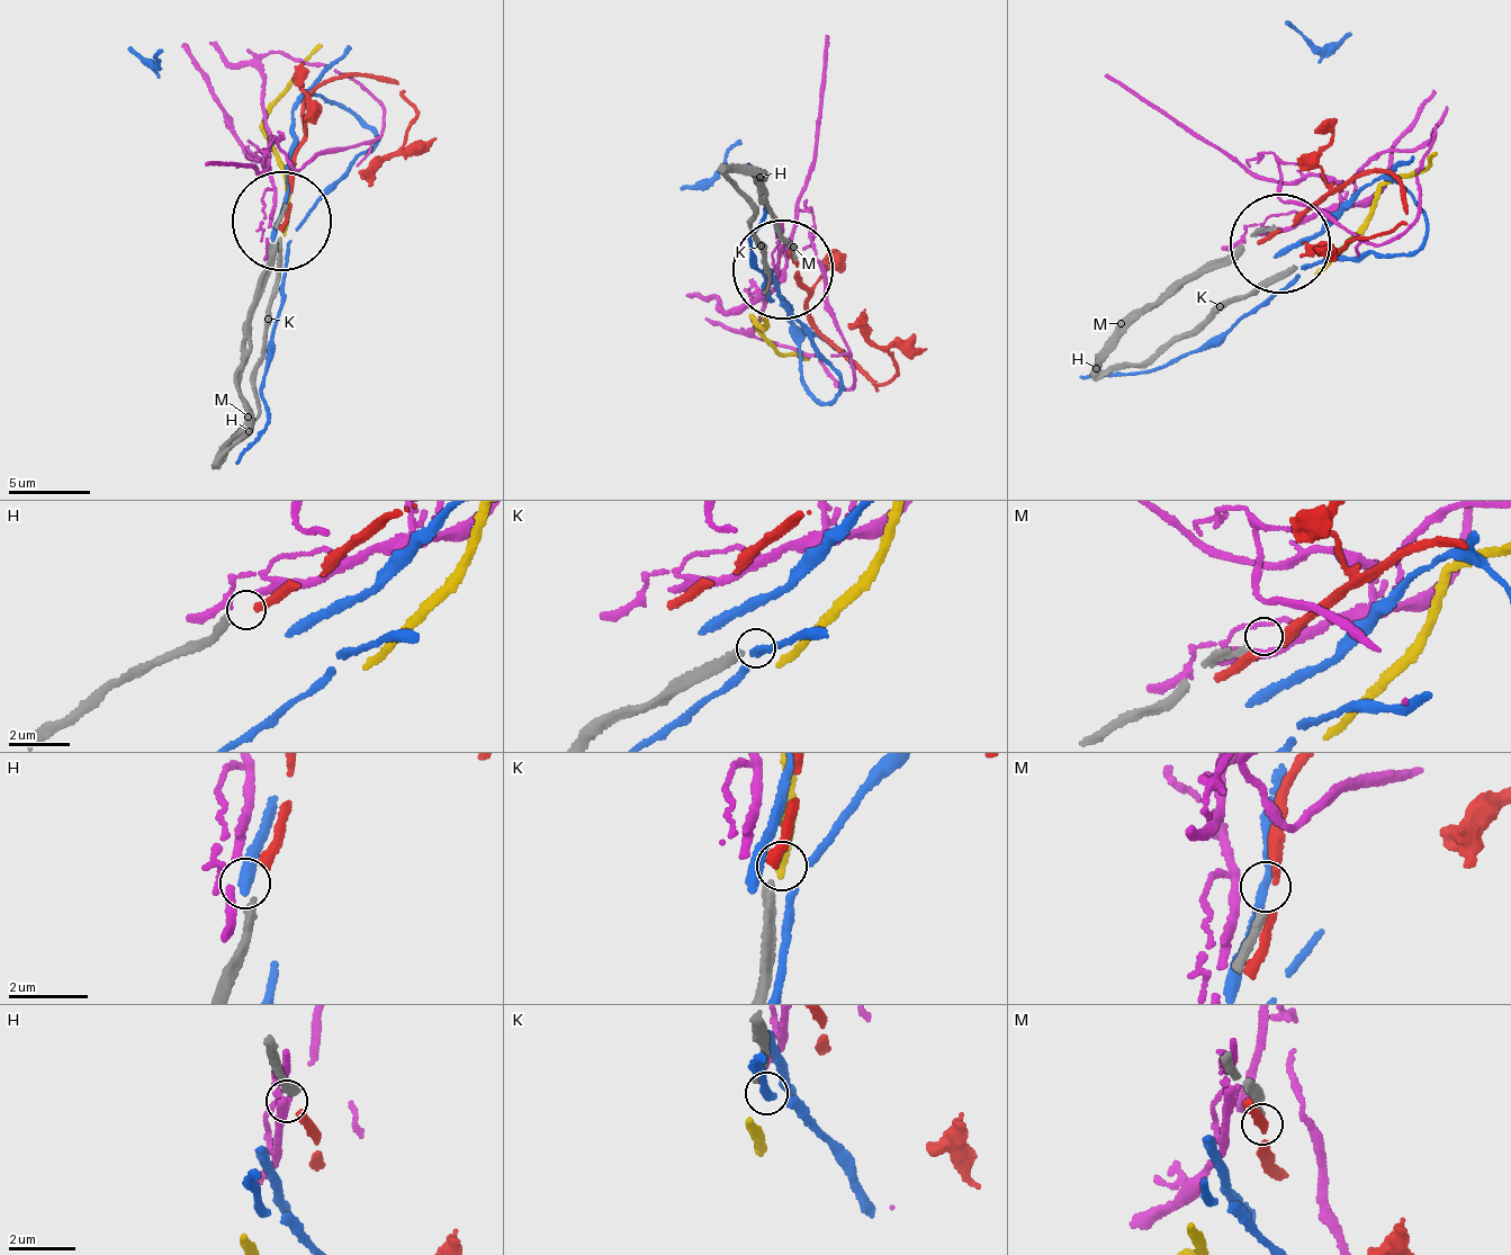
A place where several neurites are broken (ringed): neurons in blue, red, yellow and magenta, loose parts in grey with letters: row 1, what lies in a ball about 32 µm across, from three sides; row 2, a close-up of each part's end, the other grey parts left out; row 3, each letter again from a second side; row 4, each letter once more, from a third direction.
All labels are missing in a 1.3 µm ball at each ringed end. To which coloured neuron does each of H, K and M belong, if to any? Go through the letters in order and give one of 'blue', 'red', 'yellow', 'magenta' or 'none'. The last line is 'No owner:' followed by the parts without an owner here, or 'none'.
H: red
K: none
M: none
No owner: K, M

